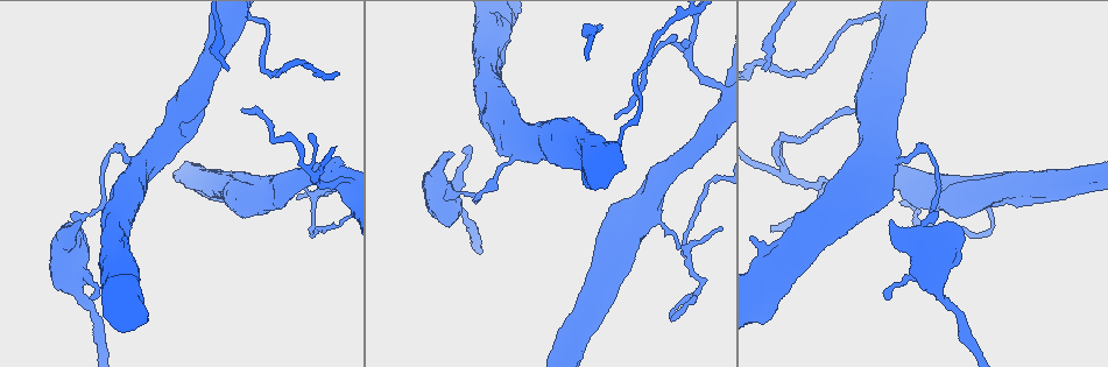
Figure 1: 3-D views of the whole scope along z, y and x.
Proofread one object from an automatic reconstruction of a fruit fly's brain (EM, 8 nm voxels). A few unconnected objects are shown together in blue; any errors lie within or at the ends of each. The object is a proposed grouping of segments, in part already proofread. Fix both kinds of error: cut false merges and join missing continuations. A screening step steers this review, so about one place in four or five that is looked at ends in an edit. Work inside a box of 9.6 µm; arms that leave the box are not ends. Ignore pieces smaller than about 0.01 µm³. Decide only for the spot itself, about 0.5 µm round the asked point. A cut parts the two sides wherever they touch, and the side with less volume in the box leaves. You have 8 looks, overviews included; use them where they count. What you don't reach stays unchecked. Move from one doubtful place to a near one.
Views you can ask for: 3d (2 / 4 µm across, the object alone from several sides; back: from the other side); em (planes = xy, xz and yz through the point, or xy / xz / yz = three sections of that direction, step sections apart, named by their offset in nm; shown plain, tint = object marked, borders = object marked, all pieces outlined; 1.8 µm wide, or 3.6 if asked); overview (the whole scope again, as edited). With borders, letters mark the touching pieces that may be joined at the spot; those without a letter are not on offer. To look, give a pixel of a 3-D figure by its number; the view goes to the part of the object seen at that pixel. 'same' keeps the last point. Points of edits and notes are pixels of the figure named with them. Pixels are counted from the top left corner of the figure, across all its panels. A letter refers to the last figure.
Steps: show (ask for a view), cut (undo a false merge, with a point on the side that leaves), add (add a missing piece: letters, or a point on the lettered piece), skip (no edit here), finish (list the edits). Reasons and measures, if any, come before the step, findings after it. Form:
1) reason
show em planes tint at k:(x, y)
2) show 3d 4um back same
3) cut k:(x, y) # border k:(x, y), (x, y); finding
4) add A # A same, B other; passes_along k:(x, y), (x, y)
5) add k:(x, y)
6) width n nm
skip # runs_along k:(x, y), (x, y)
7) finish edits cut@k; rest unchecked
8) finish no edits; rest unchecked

end of a long branch
show em planes borders at 1:(242, 107)

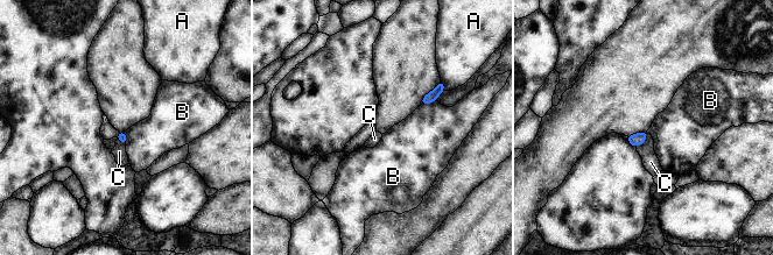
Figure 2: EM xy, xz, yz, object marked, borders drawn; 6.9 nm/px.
skip # A other, B other, C other; border 2:(647, 134), (644, 142), (637, 147); no lettered piece goes on from it

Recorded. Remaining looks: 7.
thick end
show em 3.6um planes tint at 1:(915, 41)

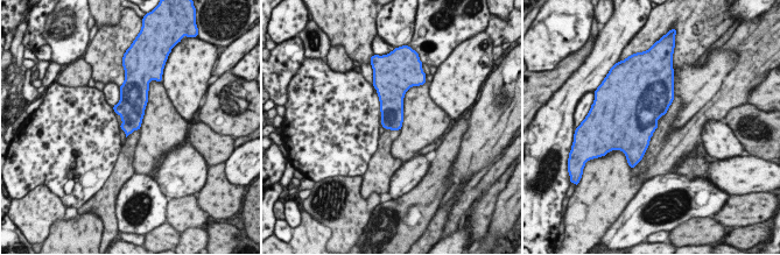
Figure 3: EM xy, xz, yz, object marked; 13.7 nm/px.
show em 3.6um planes borders same

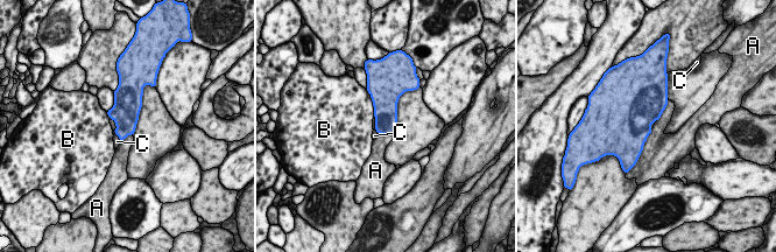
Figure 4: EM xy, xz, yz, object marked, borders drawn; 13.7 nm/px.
skip # A other, B other, C other; border 4:(653, 128), (637, 161), (632, 167); none of them fits

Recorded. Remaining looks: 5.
show 3d 2um at 1:(600, 26)

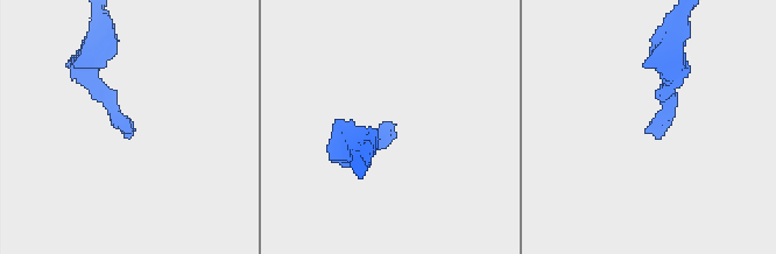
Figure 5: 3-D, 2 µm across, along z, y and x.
show em xz step 8 tint at 5:(645, 129)

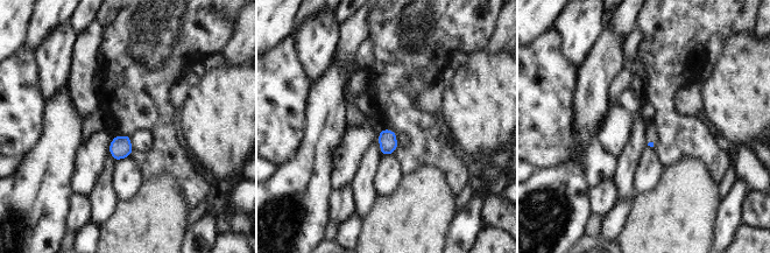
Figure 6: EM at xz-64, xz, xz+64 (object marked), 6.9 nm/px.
show em planes borders same

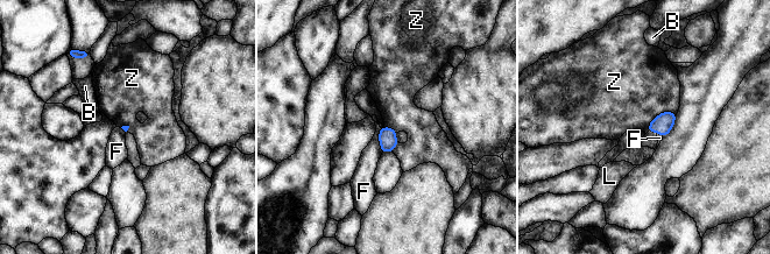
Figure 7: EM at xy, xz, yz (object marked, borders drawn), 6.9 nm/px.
add L # B other, F other, L same, Z other; passes_along 7:(663, 124), (652, 131), (650, 139); it goes on there

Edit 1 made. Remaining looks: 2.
finish edits add@7; rest unchecked

